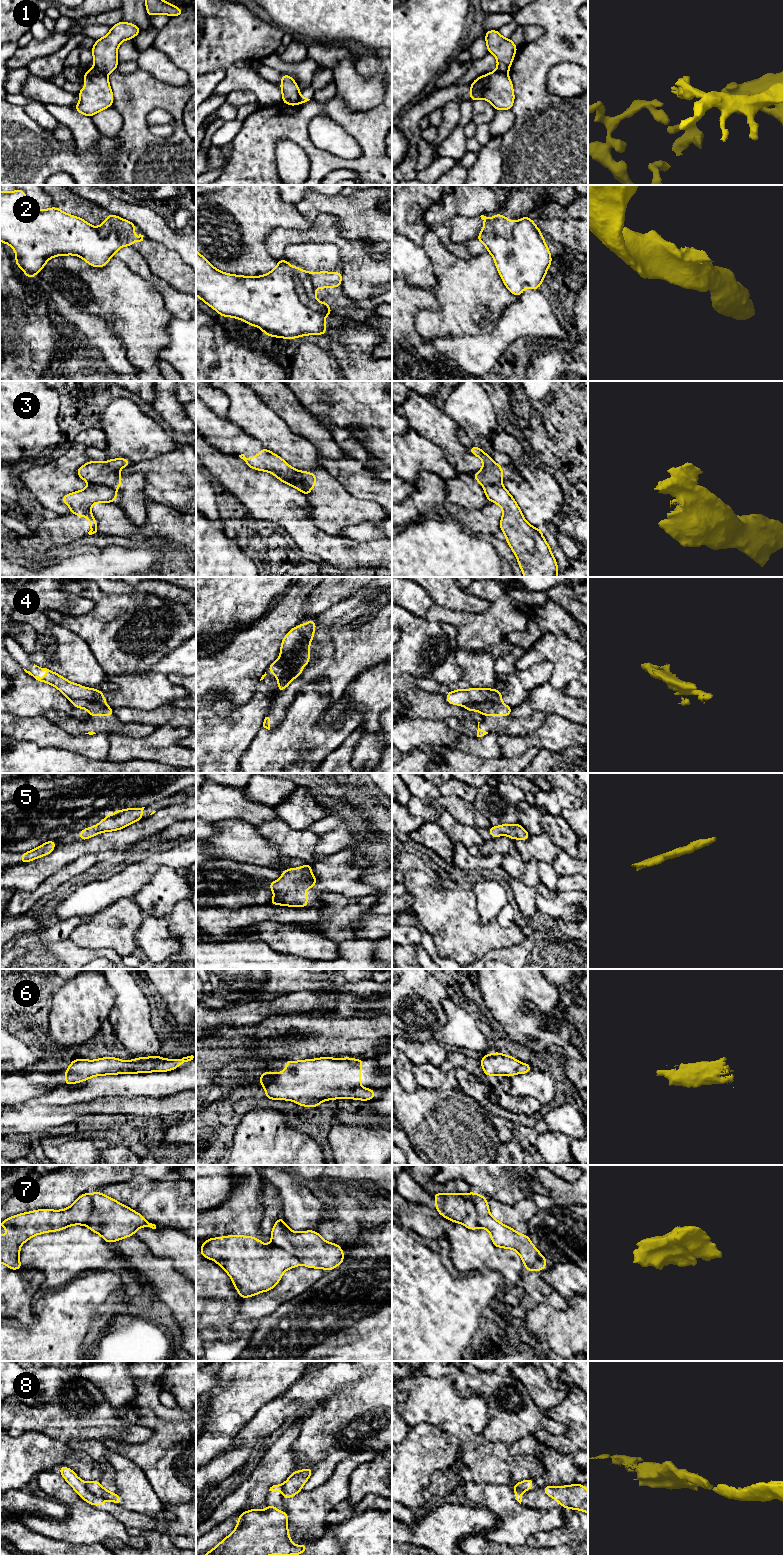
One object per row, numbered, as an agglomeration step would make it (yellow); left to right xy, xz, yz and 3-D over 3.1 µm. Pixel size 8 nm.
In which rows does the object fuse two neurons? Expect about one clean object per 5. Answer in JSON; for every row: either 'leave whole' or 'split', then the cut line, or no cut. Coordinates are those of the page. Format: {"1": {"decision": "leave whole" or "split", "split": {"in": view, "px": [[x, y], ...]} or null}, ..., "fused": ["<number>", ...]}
{"1": {"decision": "split", "split": {"in": "xy", "px": [[94, 67], [106, 74]]}}, "2": {"decision": "split", "split": {"in": "xz", "px": [[296, 277], [301, 281], [304, 301]]}}, "3": {"decision": "split", "split": {"in": "xz", "px": [[293, 469], [300, 475], [305, 492]]}}, "4": {"decision": "split", "split": {"in": "xz", "px": [[275, 662], [280, 662], [292, 670], [281, 682], [285, 686]]}}, "5": {"decision": "leave whole", "split": null}, "6": {"decision": "leave whole", "split": null}, "7": {"decision": "split", "split": {"in": "yz", "px": [[471, 1192], [477, 1223], [480, 1226]]}}, "8": {"decision": "split", "split": {"in": "xy", "px": [[85, 1483], [85, 1487], [89, 1491], [105, 1499]]}}, "fused": ["1", "2", "3", "4", "7", "8"]}

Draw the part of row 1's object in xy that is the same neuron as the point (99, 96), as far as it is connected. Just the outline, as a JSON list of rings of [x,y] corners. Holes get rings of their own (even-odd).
[[[91,68],[86,71],[82,83],[91,83],[92,86],[81,87],[78,95],[80,102],[73,106],[76,111],[92,117],[112,106],[114,97],[107,74],[96,68]]]

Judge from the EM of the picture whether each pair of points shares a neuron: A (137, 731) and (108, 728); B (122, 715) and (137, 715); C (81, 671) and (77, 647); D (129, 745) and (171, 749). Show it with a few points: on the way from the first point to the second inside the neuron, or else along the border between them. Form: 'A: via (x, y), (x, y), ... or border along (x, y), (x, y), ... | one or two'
A: via (130, 729), (115, 728) | one
B: via (126, 715), (133, 715) | one
C: via (78, 665), (77, 653) | one
D: via (139, 746), (161, 746) | one

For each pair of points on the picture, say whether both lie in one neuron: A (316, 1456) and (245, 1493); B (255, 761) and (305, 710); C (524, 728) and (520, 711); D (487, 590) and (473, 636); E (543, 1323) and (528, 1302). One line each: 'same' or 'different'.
A: different
B: same
C: different
D: same
E: different

